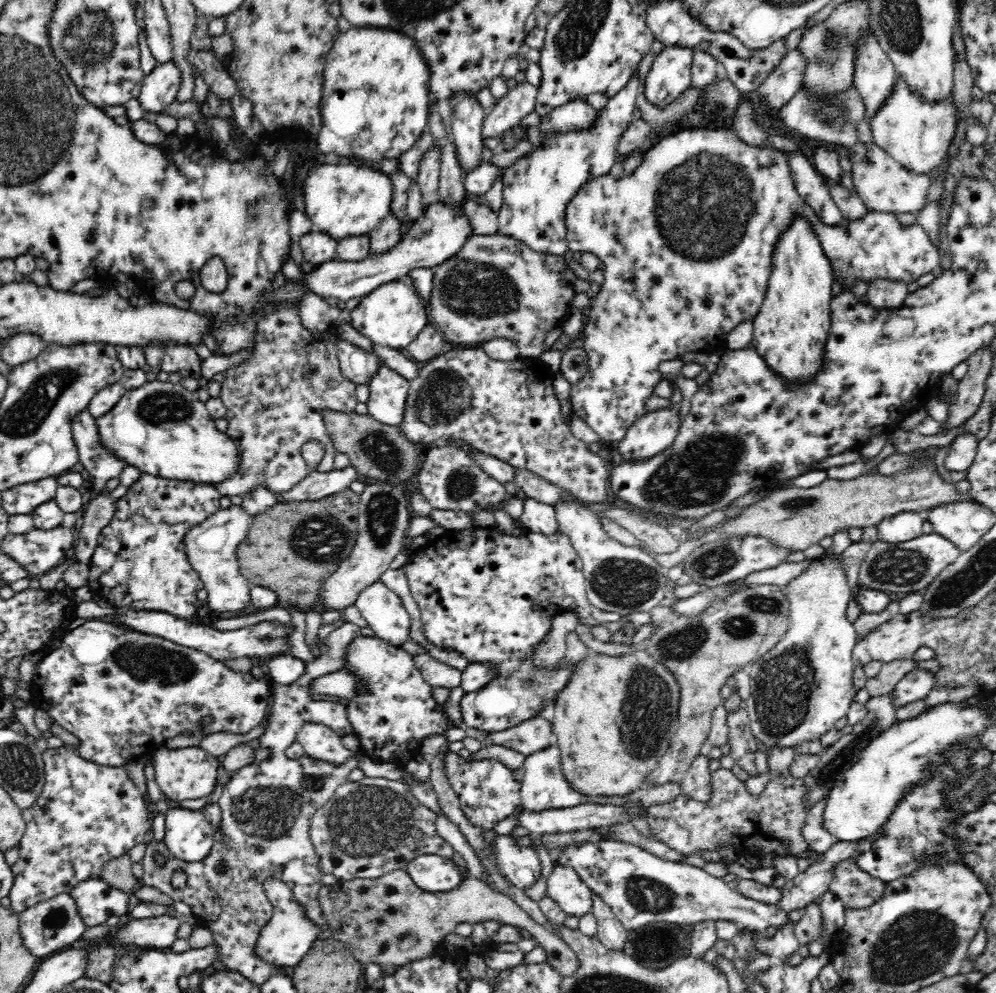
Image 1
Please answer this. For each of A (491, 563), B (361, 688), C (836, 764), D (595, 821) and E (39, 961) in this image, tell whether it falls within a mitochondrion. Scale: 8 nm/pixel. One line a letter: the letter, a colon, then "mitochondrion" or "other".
A: other
B: other
C: mitochondrion
D: other
E: other

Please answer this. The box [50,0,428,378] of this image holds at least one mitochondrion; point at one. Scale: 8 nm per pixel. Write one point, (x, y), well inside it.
(90, 40)

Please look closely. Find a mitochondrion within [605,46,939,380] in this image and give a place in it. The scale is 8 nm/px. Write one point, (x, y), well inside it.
(704, 189)

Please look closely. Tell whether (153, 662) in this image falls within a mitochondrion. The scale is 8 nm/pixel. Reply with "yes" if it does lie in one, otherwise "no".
yes

